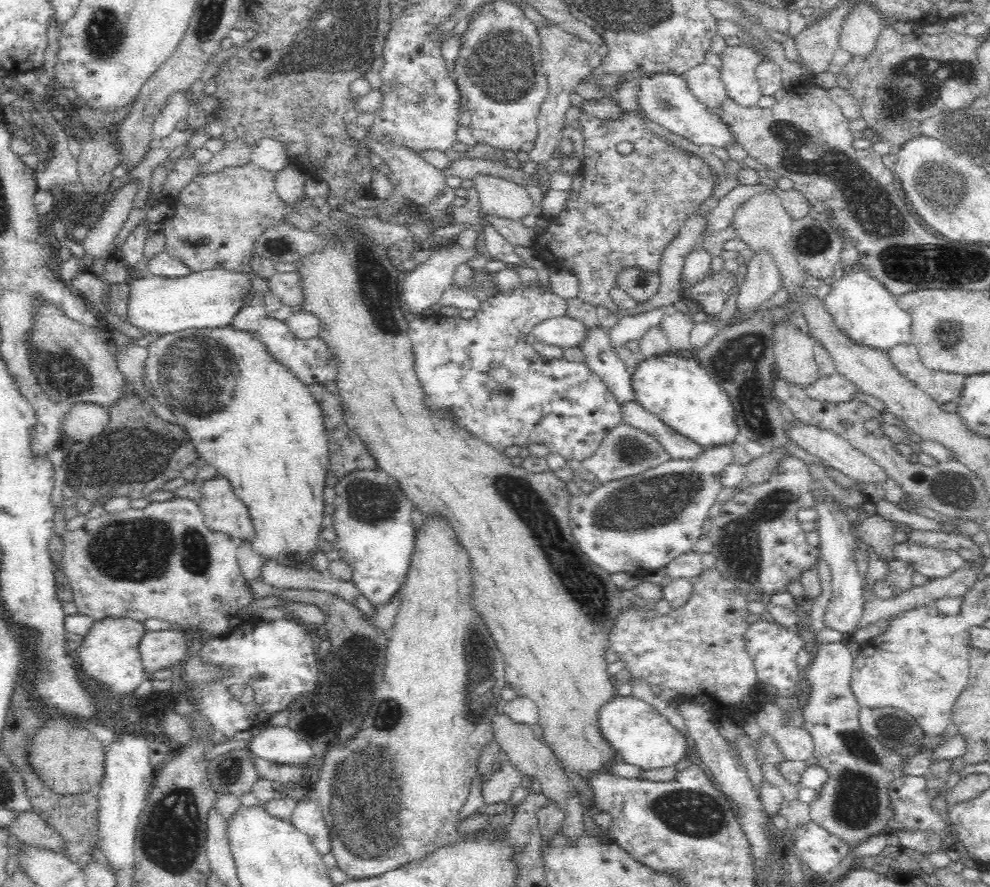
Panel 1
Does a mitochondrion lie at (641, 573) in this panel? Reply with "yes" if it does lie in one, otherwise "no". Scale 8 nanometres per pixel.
no

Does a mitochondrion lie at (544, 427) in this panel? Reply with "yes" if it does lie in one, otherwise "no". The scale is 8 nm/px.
no

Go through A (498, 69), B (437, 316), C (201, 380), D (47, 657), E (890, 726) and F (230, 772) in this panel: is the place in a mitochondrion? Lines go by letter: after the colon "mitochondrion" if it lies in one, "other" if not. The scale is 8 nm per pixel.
A: mitochondrion
B: other
C: mitochondrion
D: mitochondrion
E: mitochondrion
F: mitochondrion

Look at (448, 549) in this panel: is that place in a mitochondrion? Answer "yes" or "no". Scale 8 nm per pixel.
no

